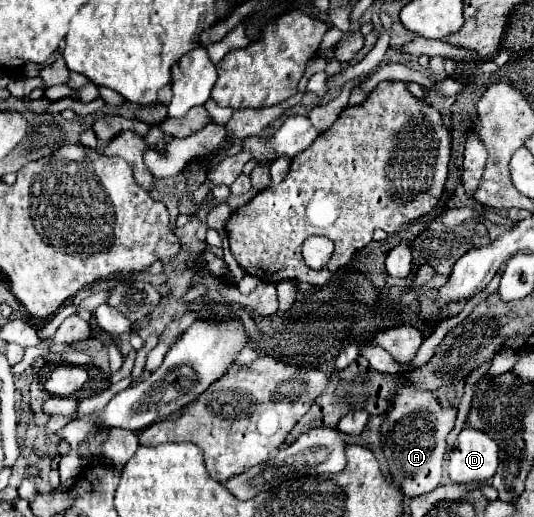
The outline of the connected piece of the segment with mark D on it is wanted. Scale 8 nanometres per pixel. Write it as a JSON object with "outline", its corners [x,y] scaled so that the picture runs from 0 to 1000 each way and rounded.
{"outline":[[[871,826],[841,884],[841,923],[848,934],[901,934],[923,923],[931,896],[931,857],[916,841]]]}

